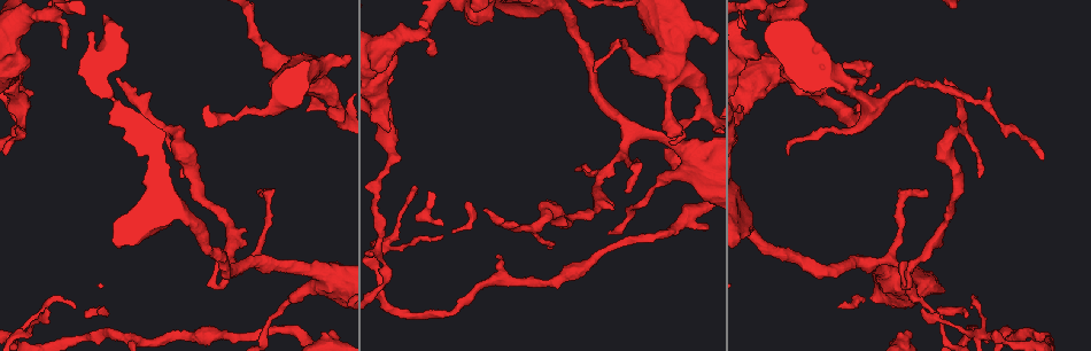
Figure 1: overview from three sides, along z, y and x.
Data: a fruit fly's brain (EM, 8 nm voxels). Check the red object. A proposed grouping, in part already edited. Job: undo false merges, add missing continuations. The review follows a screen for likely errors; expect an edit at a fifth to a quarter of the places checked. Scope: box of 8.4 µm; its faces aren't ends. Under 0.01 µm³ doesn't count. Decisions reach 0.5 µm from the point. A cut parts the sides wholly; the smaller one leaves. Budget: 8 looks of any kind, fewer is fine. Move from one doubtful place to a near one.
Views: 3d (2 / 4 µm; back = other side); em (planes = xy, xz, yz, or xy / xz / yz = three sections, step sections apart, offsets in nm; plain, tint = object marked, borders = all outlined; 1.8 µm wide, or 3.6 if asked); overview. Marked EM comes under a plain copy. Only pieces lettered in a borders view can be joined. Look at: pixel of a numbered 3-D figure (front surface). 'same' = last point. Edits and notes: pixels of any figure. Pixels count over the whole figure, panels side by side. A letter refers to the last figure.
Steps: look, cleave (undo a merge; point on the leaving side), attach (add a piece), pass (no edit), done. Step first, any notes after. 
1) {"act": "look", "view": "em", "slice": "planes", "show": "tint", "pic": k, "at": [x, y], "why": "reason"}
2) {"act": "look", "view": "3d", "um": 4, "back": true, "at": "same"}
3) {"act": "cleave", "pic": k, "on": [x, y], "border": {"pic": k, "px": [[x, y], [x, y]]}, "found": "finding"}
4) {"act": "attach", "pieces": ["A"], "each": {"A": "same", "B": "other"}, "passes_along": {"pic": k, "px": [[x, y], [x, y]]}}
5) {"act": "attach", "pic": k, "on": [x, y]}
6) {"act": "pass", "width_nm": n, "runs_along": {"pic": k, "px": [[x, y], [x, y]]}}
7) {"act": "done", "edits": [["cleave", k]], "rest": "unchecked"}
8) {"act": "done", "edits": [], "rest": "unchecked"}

{"act": "look", "view": "3d", "um": 4, "pic": 1, "at": [324, 273], "why": "thick turns thin"}

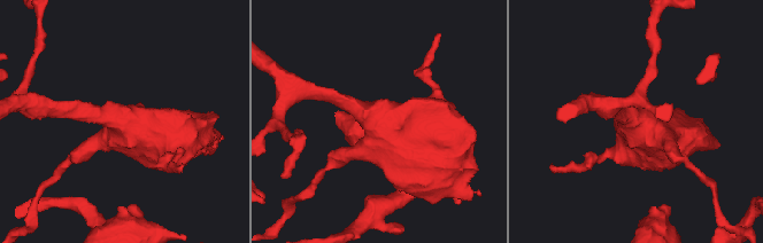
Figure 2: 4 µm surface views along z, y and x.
{"act": "look", "view": "em", "um": 3.6, "slice": "planes", "show": "borders", "pic": 2, "at": [637, 120]}

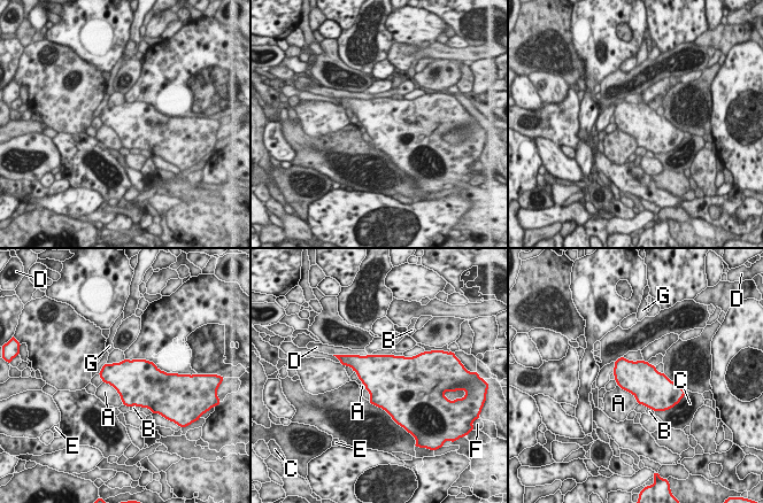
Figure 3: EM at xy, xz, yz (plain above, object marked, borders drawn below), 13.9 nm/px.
{"act": "pass", "each": {"A": "other", "B": "other", "C": "other", "D": "other", "E": "other", "F": "other", "G": "other"}, "border": {"pic": 3, "px": [[103, 381], [117, 392], [123, 404]]}, "found": "continuous, no second cell"}

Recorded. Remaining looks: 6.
{"act": "look", "view": "3d", "um": 2, "pic": 1, "at": [479, 24], "why": "branch stops here"}

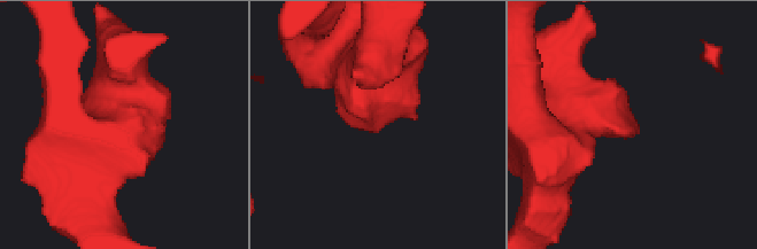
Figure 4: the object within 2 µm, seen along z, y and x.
{"act": "look", "view": "em", "slice": "xy", "step": 4, "show": "tint", "pic": 4, "at": [373, 132], "why": "now the EM"}

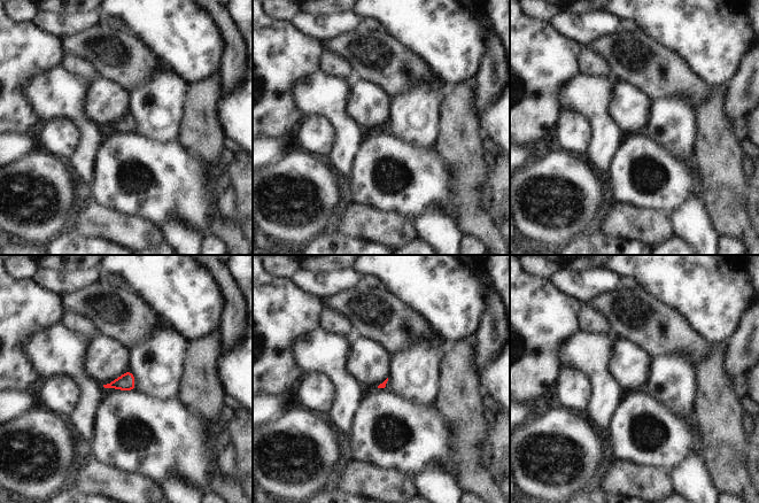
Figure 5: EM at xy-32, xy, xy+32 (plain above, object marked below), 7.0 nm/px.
{"act": "look", "view": "em", "slice": "planes", "show": "borders", "at": "same"}

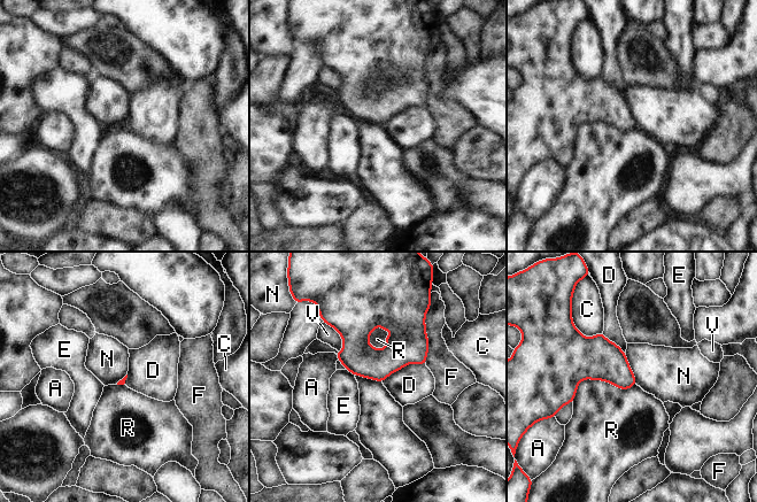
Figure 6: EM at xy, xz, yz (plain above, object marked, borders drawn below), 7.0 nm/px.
{"act": "pass", "each": {"A": "other", "C": "other", "D": "other", "E": "other", "F": "other", "N": "other", "R": "other", "V": "other"}, "border": {"pic": 6, "px": [[625, 354], [636, 384]]}, "found": "no lettered piece goes on from it"}

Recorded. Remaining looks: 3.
{"act": "look", "view": "3d", "um": 2, "pic": 1, "at": [24, 105], "why": "branch point"}

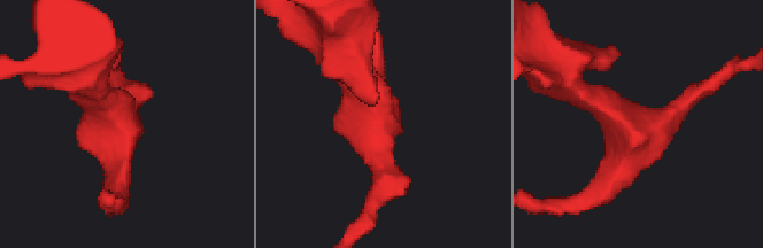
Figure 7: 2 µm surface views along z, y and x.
{"act": "look", "view": "em", "slice": "planes", "show": "tint", "pic": 7, "at": [623, 125], "arms": 3, "arm_widths_nm": [160, 170, 400]}

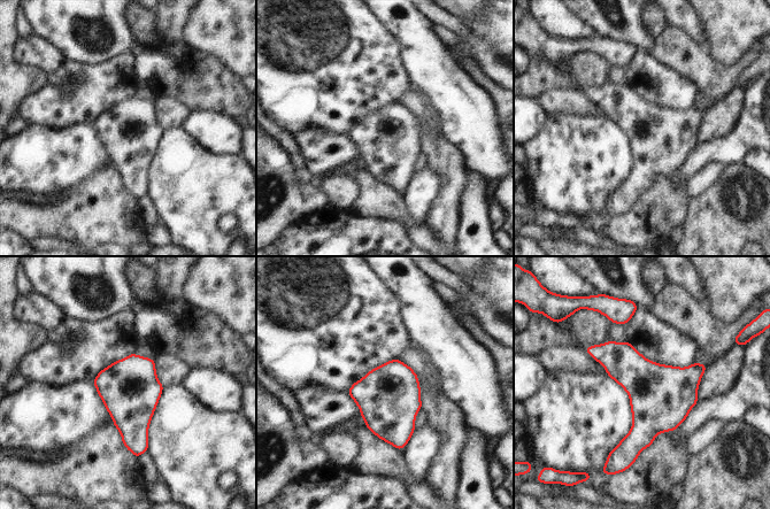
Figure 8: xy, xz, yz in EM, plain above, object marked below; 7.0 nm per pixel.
{"act": "look", "view": "em", "slice": "planes", "show": "borders", "at": "same", "why": "see the neighbours"}

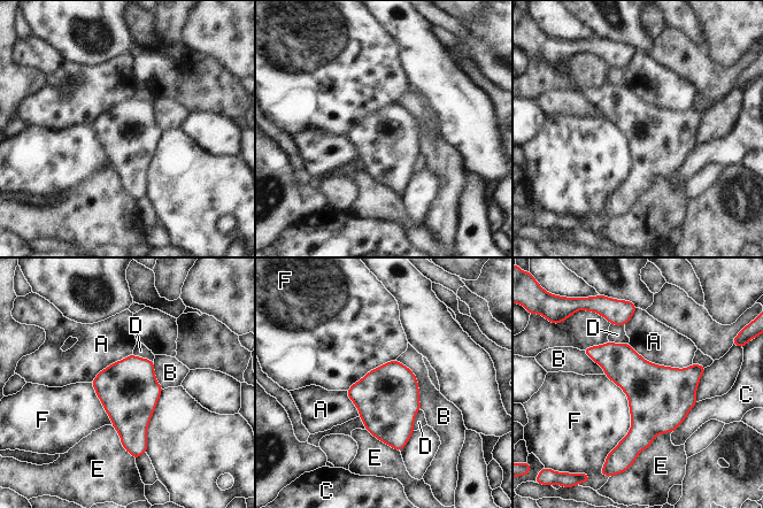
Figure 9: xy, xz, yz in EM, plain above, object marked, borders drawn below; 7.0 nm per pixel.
{"act": "pass", "longest_contact_nm": ["F", 600], "each": {"A": "other", "B": "other", "C": "other", "D": "other", "E": "other", "F": "other"}, "border": {"pic": 9, "px": [[604, 375], [631, 417], [607, 458]]}, "found": "continuous, no second cell"}

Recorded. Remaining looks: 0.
{"act": "done", "edits": [], "rest": "unchecked"}

